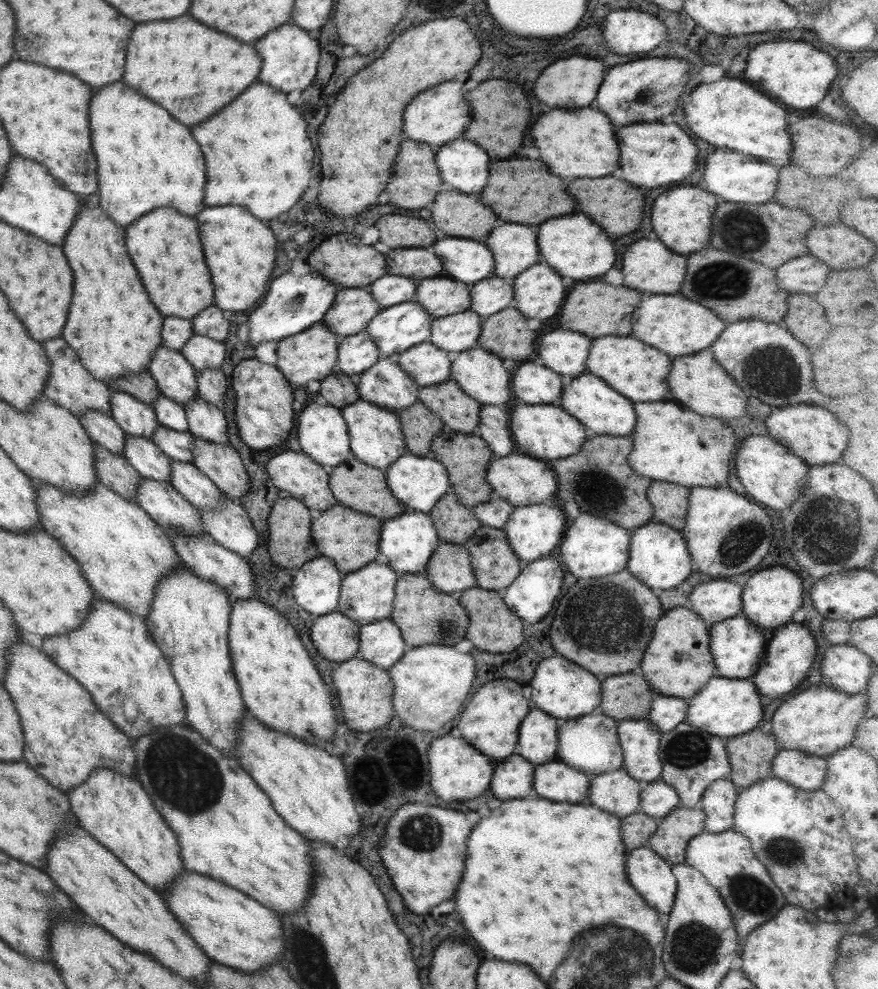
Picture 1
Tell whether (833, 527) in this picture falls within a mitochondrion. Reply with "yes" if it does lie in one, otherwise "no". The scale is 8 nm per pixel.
yes

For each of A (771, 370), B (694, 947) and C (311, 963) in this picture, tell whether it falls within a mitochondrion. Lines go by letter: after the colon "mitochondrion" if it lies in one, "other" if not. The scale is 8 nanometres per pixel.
A: mitochondrion
B: mitochondrion
C: mitochondrion

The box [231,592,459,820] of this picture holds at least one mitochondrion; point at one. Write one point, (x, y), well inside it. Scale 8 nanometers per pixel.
(446, 628)

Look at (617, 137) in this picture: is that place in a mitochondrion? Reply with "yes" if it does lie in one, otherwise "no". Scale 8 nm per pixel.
no

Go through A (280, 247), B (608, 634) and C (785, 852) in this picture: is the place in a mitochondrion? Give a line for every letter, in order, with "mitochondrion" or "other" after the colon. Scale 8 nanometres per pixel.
A: other
B: mitochondrion
C: mitochondrion

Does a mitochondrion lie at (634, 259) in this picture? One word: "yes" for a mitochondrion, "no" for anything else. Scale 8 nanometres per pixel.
no

